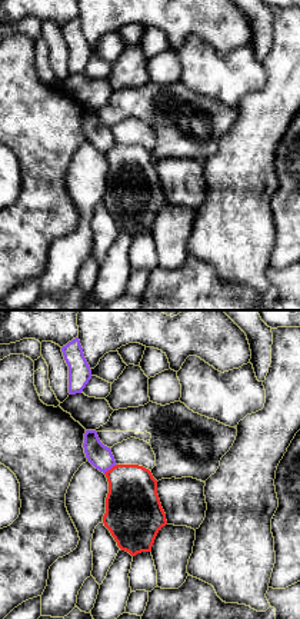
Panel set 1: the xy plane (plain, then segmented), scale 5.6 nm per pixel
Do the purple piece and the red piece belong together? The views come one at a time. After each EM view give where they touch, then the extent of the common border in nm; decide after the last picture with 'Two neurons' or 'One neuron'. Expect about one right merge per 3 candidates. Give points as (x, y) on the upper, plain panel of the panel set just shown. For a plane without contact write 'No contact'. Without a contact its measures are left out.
Touches purple at (110, 147). Shared border 90 nm

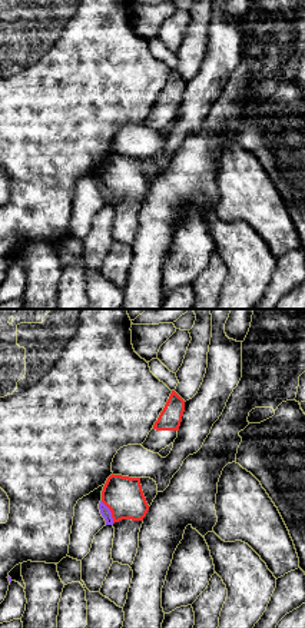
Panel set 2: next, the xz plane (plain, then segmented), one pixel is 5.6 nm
Touches purple at (110, 192). Shared border 150 nm

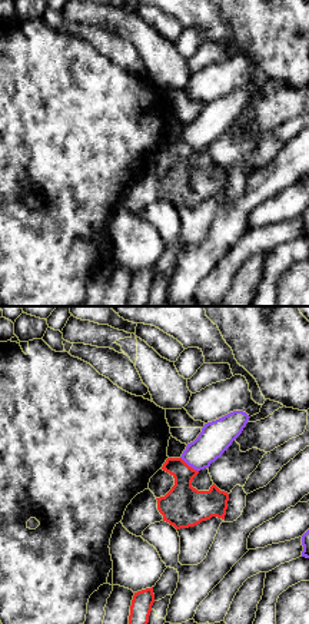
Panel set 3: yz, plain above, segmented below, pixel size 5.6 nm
Touches purple at (189, 145). Shared border 130 nm

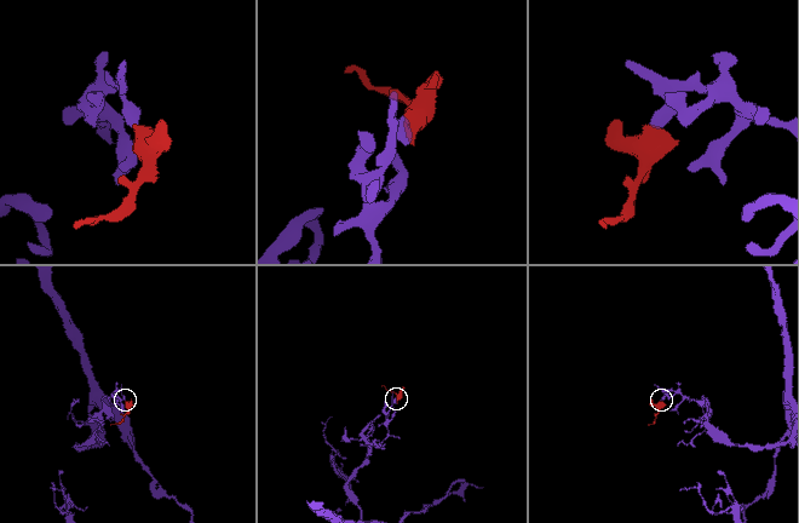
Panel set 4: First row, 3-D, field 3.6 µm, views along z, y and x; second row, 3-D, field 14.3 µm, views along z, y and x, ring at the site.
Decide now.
Two neurons

